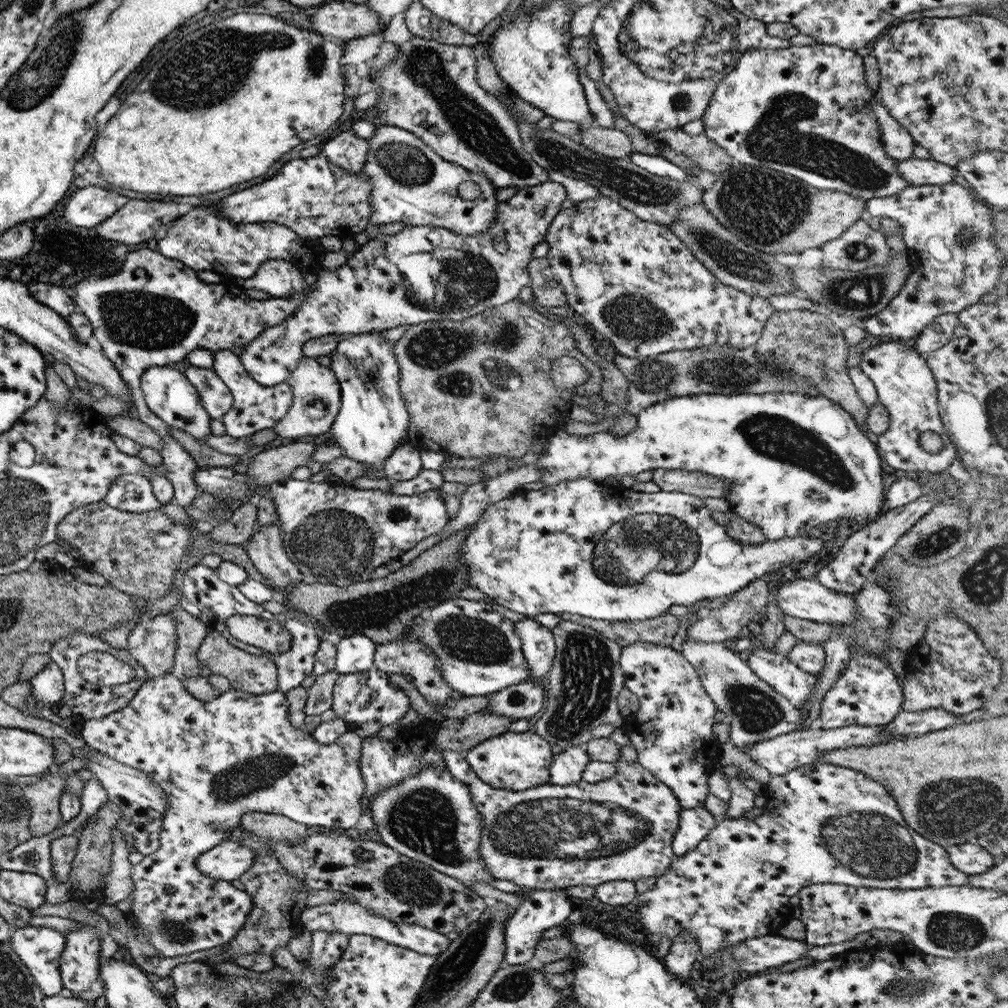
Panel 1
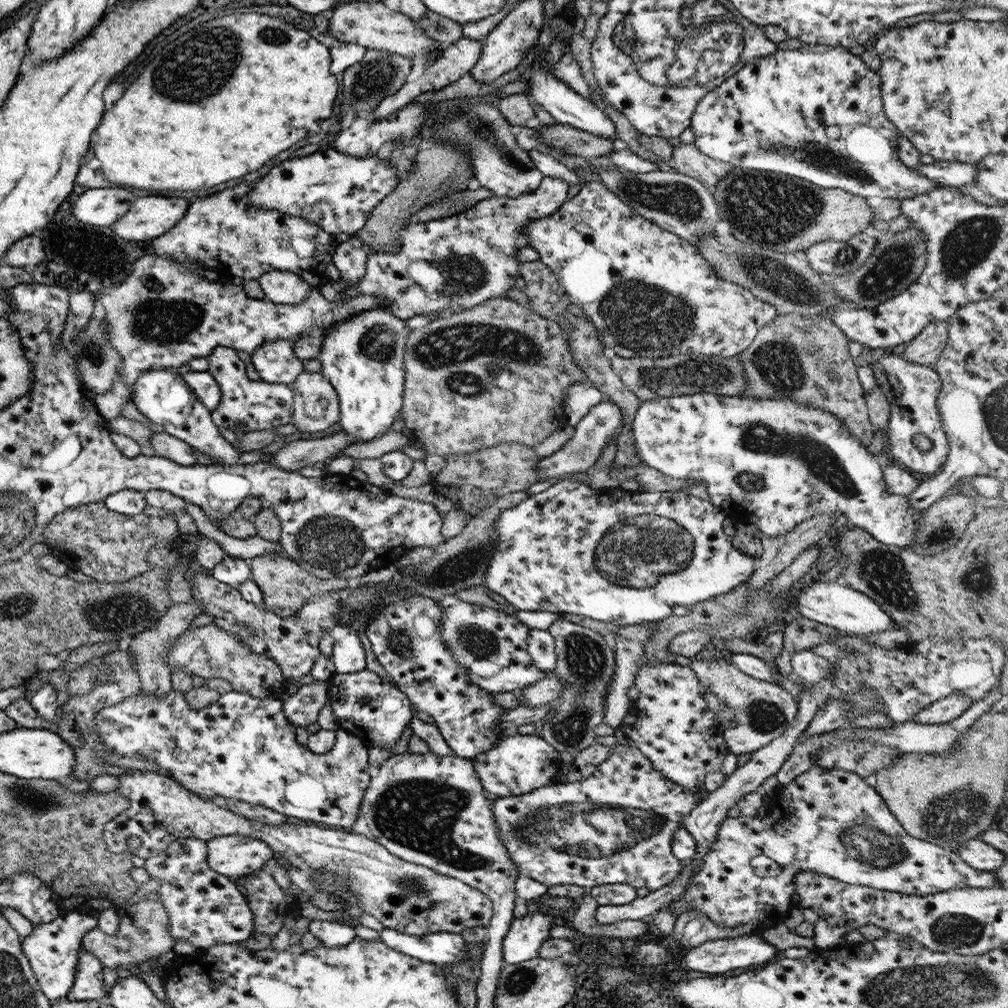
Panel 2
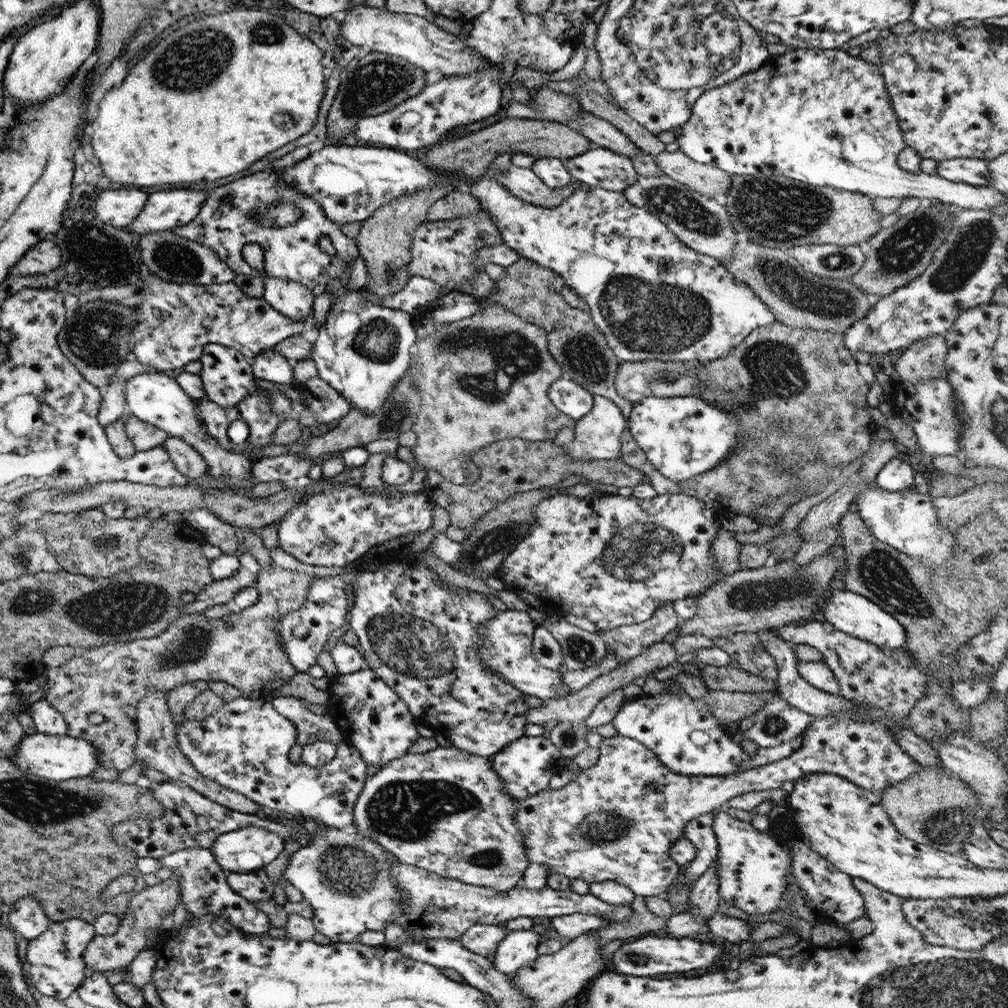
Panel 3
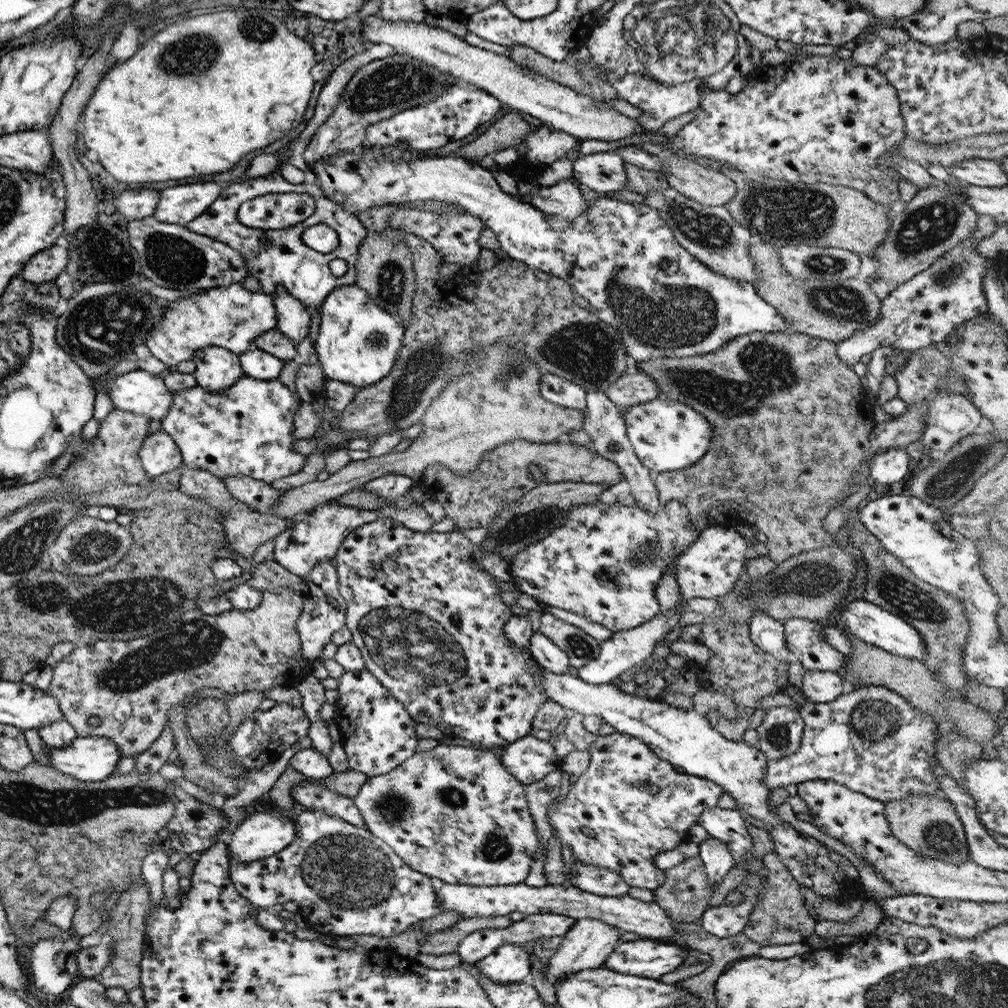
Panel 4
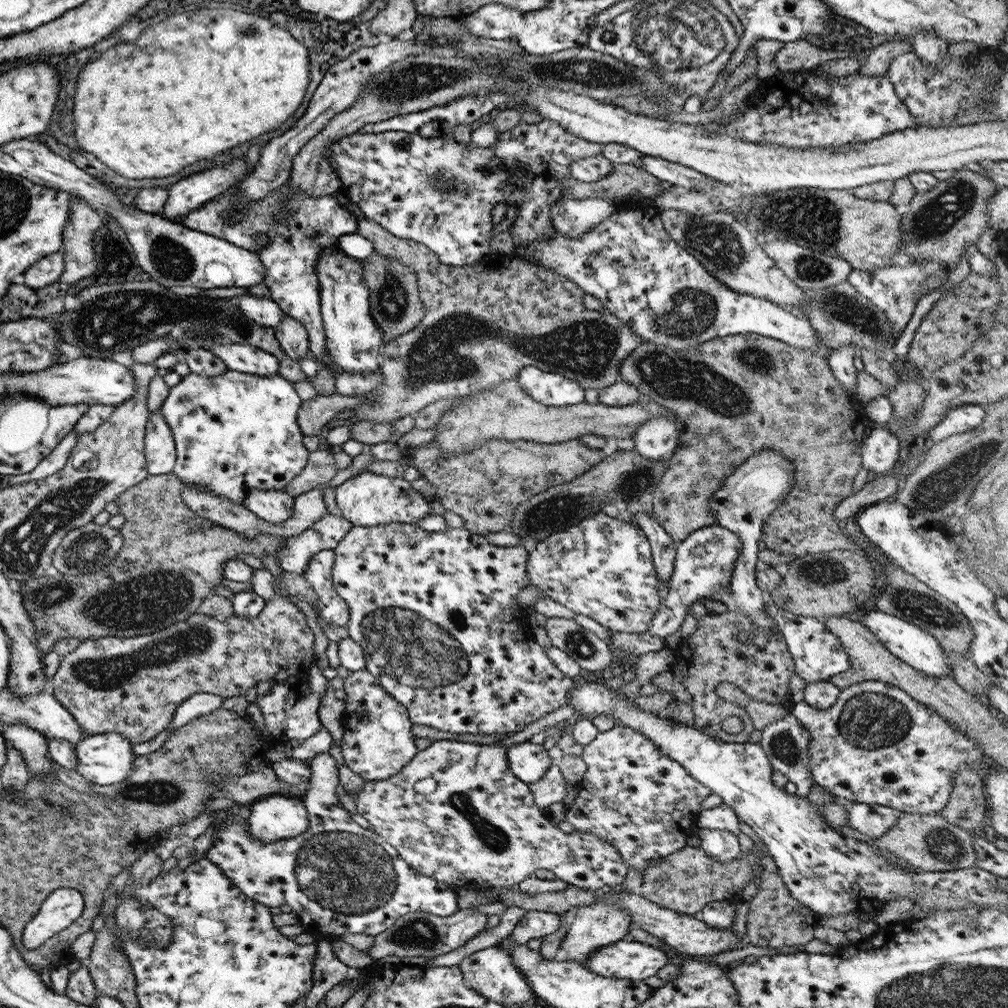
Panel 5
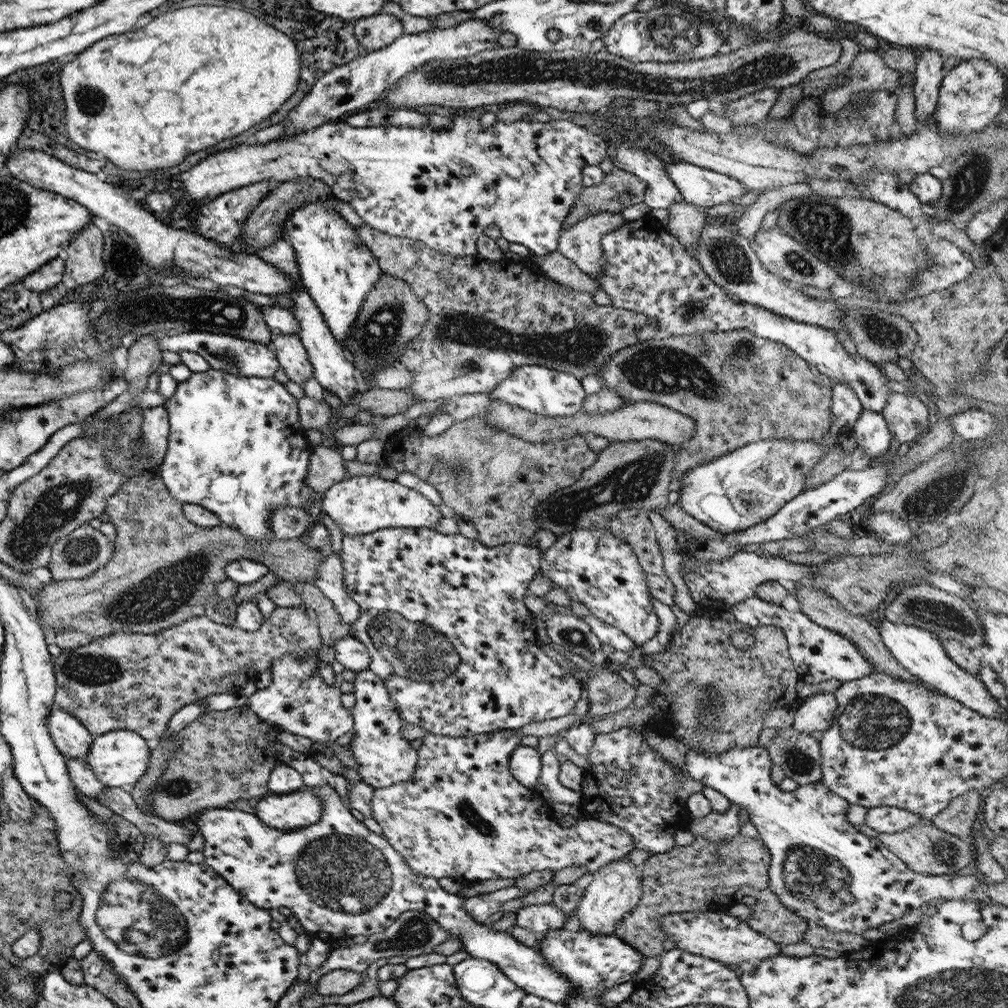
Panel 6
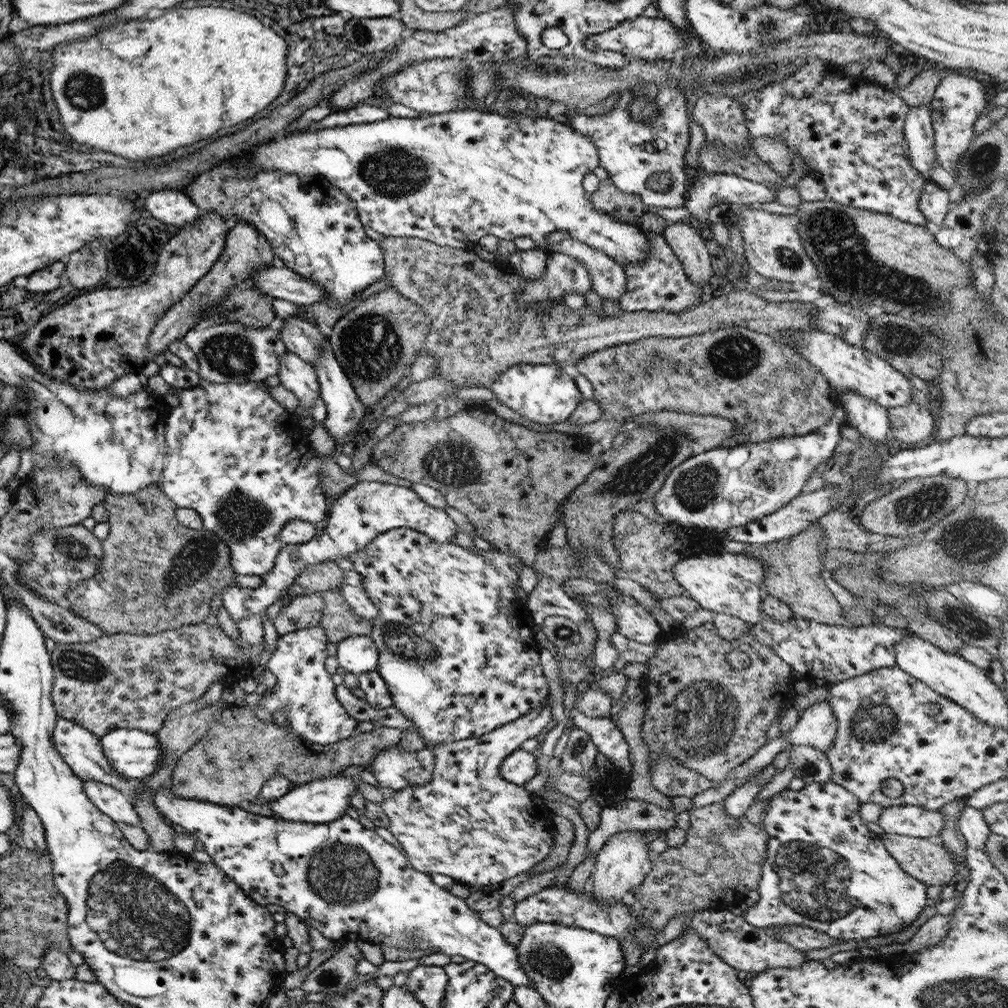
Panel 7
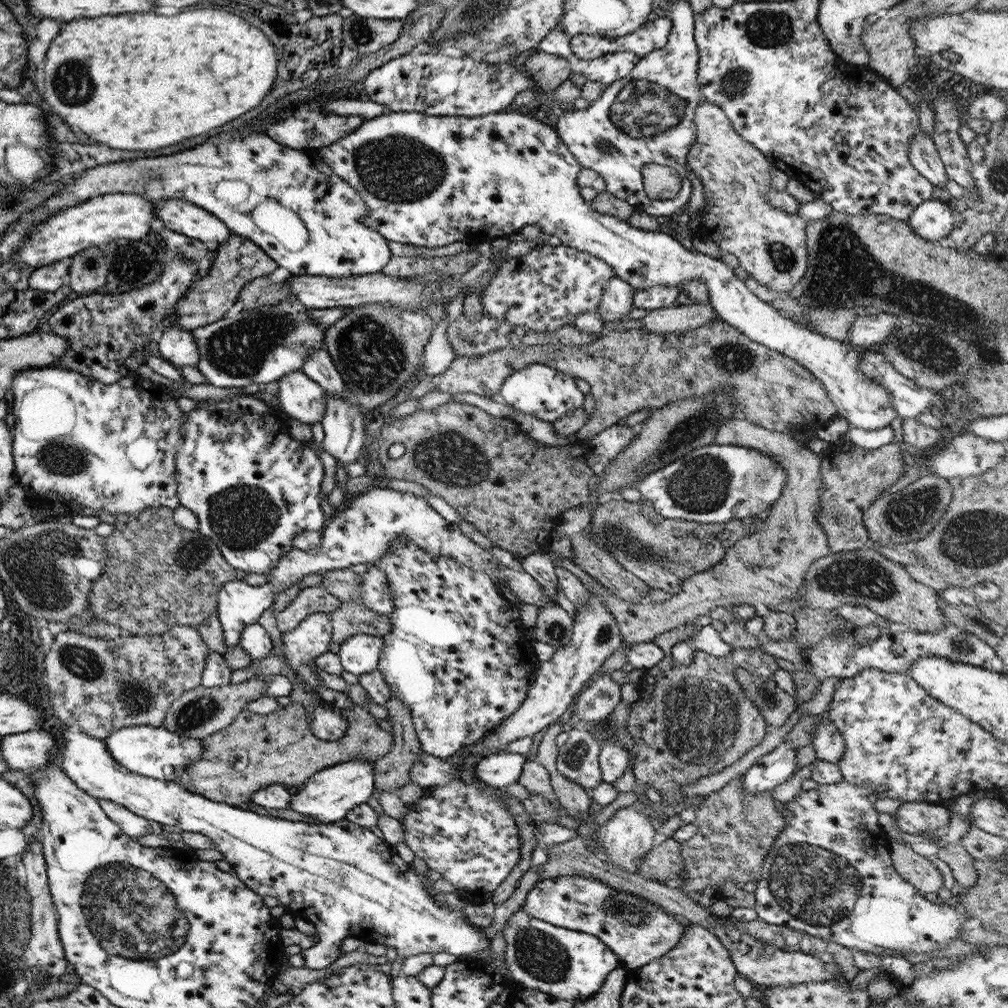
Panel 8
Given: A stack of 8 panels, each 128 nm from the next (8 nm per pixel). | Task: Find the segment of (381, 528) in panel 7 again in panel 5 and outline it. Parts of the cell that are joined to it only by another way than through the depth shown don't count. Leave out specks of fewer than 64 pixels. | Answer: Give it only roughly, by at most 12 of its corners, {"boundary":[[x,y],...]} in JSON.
{"boundary":[[361,472],[333,488],[353,527],[431,513],[402,477]]}

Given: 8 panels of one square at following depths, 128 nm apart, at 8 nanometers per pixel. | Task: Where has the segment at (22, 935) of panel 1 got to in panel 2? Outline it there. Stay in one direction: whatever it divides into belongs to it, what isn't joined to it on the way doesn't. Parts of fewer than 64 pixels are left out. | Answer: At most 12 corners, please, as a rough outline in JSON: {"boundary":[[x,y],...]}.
{"boundary":[[63,912],[21,938],[41,993],[71,989],[93,914]]}

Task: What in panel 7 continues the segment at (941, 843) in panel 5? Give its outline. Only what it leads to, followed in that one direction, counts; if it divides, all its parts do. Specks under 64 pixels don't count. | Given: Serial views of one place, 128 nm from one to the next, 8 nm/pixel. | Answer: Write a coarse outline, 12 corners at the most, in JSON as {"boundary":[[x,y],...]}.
{"boundary":[[878,837],[901,870],[944,886],[960,870],[938,839]]}

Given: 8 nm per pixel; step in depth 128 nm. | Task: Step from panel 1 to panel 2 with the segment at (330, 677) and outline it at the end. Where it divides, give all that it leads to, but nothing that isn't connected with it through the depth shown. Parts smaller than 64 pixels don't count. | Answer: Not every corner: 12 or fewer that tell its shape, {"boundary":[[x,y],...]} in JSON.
{"boundary":[[328,681],[300,685],[281,701],[294,727],[316,723]]}

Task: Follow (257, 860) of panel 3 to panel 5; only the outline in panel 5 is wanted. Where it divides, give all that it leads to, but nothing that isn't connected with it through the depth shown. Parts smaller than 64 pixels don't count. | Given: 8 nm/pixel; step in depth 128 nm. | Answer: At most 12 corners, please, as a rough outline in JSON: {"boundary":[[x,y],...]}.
{"boundary":[[273,795],[248,807],[245,832],[269,844],[307,827],[301,798]]}

